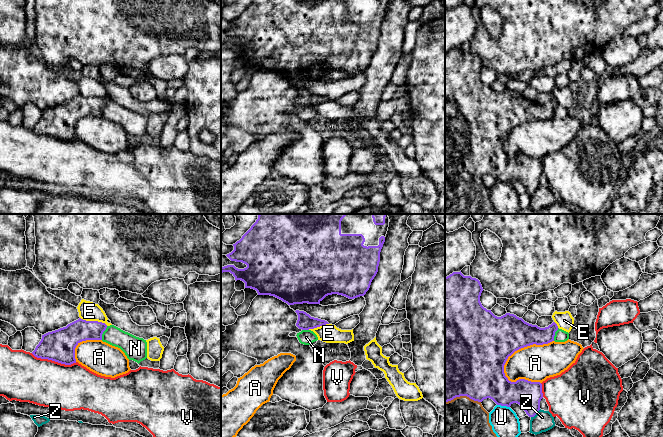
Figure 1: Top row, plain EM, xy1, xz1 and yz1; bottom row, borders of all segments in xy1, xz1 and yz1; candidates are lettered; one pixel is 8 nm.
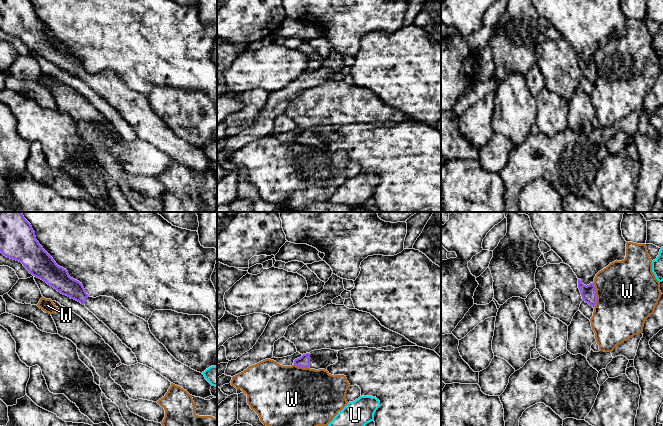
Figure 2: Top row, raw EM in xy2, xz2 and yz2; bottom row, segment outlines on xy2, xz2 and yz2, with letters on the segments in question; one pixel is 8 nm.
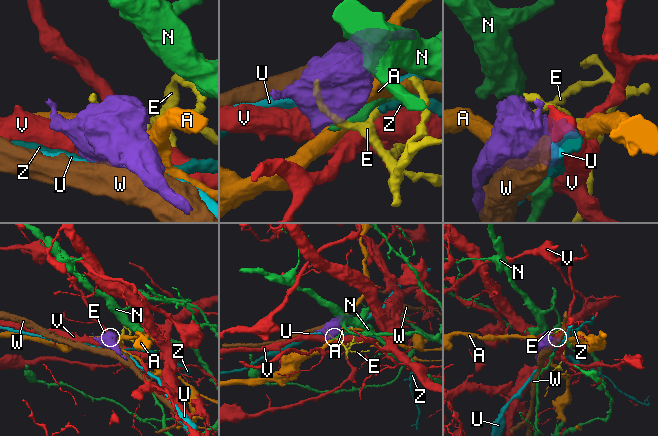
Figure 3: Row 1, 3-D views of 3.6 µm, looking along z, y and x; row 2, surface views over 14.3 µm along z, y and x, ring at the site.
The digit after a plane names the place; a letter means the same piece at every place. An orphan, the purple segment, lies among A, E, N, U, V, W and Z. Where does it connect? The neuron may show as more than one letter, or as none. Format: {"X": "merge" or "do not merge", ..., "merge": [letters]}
{"A": "do not merge", "E": "do not merge", "N": "do not merge", "U": "do not merge", "V": "do not merge", "W": "do not merge", "Z": "do not merge", "merge": []}

